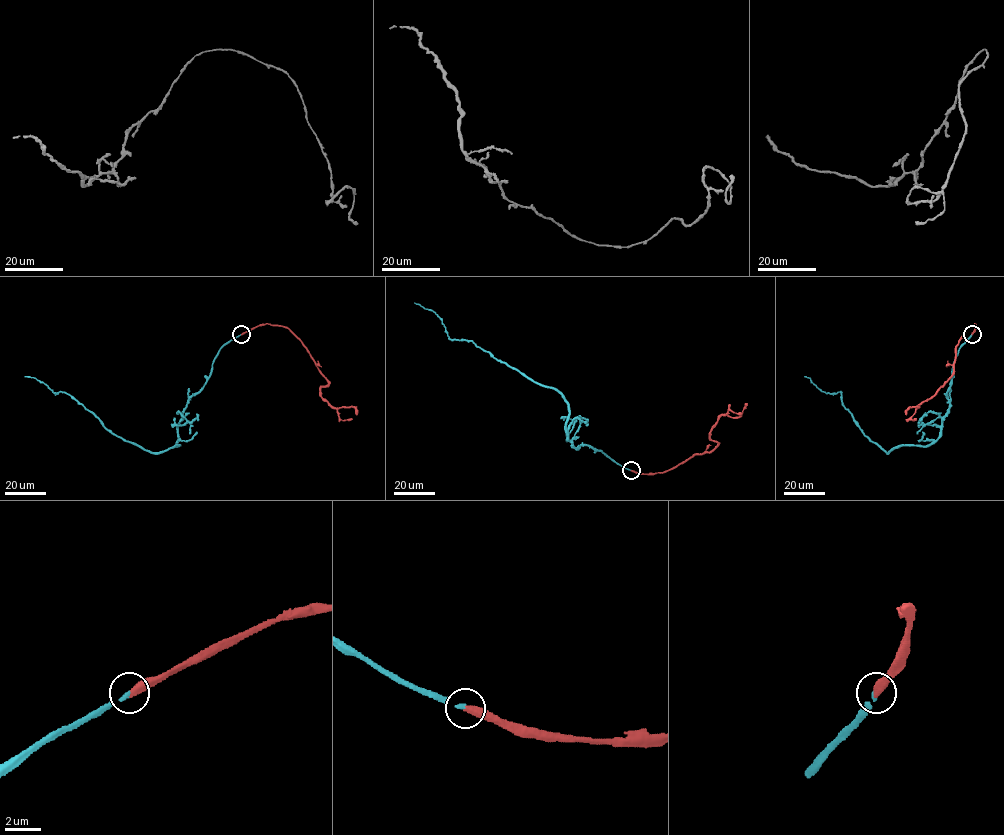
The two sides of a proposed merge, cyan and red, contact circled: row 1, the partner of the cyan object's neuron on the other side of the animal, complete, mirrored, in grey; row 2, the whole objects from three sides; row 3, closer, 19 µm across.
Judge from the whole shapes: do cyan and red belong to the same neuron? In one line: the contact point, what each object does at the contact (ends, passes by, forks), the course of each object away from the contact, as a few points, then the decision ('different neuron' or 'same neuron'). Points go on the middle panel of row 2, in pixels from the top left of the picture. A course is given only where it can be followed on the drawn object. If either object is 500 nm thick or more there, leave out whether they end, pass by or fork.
at (631, 470); cyan ends there; red ends there; cyan runs (630, 470), (567, 440), (568, 403), (555, 389), (472, 341), (451, 339), (442, 320), (414, 302); red runs (631, 470), (666, 472), (709, 452), (718, 444), (710, 439), (717, 420), (738, 417), (747, 404); same neuron

